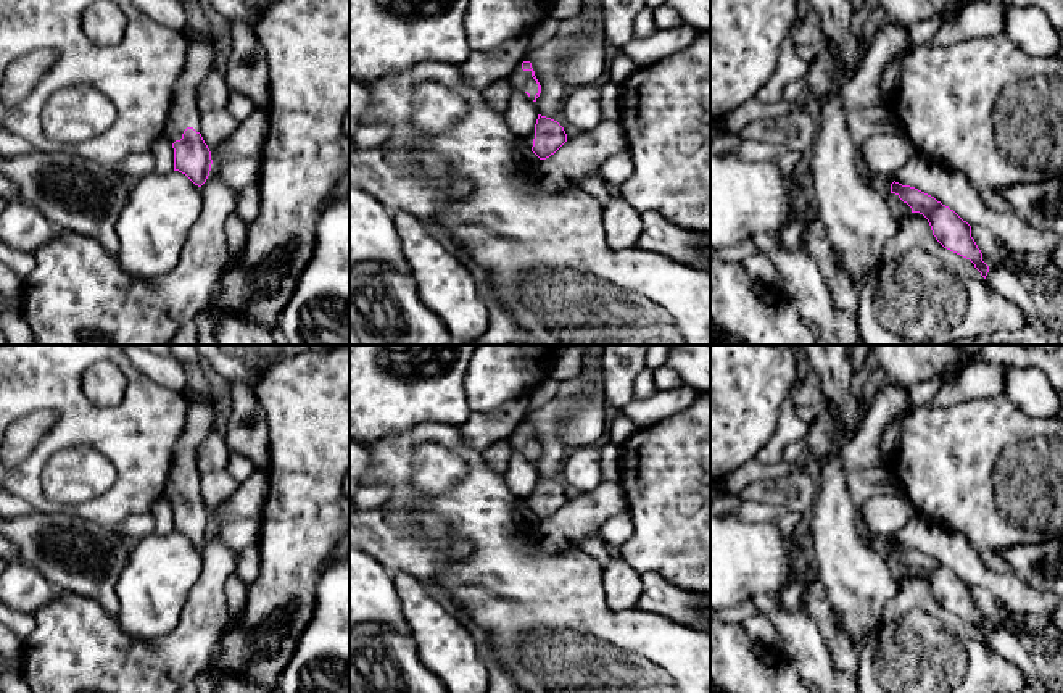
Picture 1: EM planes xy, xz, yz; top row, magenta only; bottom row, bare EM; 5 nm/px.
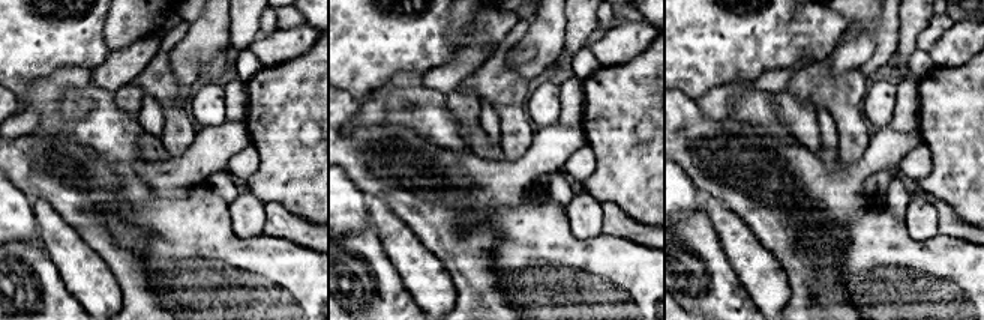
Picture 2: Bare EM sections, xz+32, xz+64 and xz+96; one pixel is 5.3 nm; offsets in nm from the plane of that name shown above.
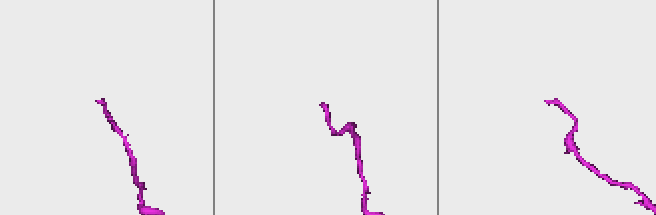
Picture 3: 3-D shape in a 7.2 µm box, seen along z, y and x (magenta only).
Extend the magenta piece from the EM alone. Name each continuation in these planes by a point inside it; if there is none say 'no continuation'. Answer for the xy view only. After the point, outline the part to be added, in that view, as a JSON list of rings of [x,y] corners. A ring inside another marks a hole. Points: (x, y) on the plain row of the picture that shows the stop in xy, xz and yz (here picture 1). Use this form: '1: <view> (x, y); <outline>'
1: xy (184, 473); [[[185,387],[188,401],[185,429],[176,445],[172,464],[163,495],[174,504],[182,500],[187,488],[200,493],[198,446],[214,427],[216,411],[213,396]]]

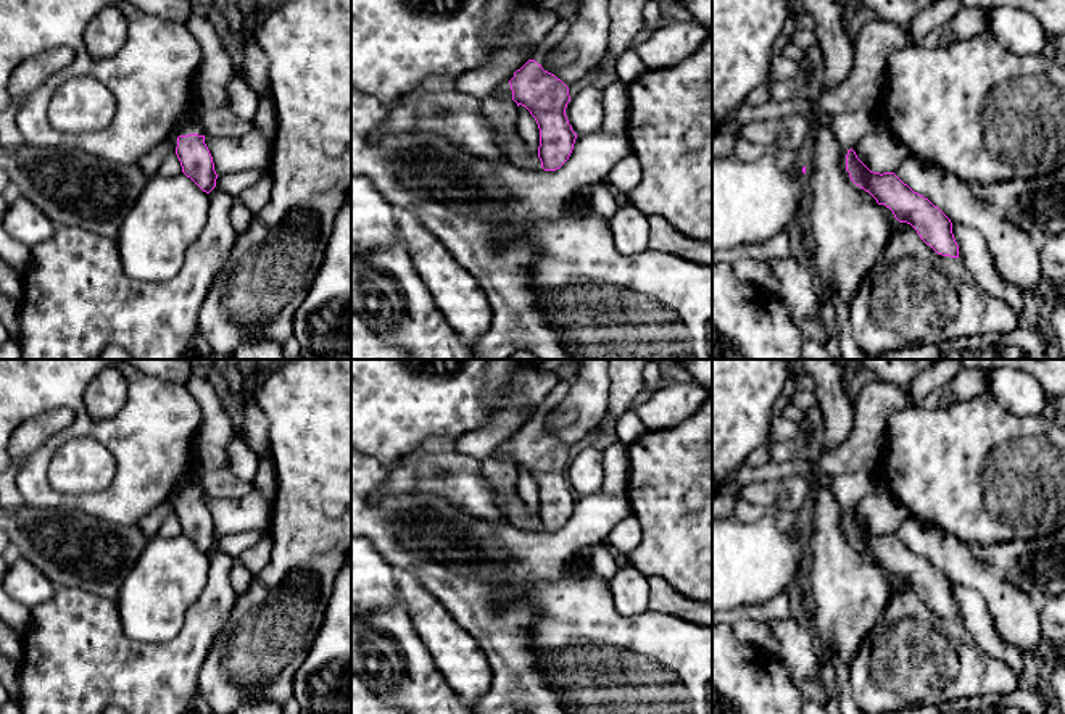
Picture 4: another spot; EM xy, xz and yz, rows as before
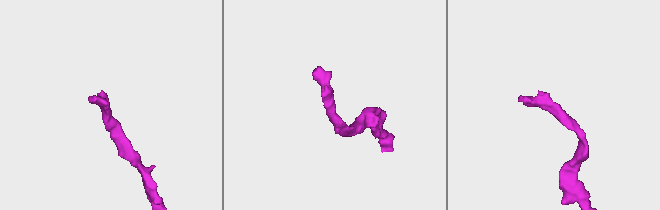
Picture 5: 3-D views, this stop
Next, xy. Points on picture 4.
1: xy (190, 484); [[[190,469],[177,484],[177,487],[174,488],[174,492],[171,493],[169,496],[169,501],[174,508],[174,513],[176,513],[176,508],[177,508],[177,498],[179,496],[189,496],[189,495],[198,495],[198,496],[205,496],[205,488],[203,488],[203,484],[201,484],[201,474],[198,474],[193,469]]]

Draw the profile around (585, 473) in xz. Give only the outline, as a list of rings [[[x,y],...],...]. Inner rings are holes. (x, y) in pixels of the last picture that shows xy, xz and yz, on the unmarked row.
[[[593,446],[580,450],[567,464],[566,477],[577,496],[599,493],[604,479],[604,451]]]

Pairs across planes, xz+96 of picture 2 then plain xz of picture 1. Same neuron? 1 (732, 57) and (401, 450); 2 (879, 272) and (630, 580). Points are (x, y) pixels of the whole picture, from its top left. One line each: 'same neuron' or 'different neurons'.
1: different neurons
2: different neurons

